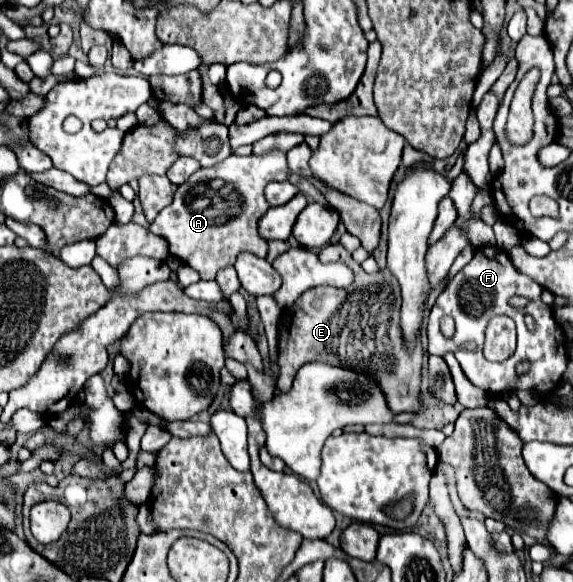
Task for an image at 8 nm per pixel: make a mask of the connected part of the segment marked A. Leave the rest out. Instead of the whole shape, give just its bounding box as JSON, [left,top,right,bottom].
[149,150,289,280]

